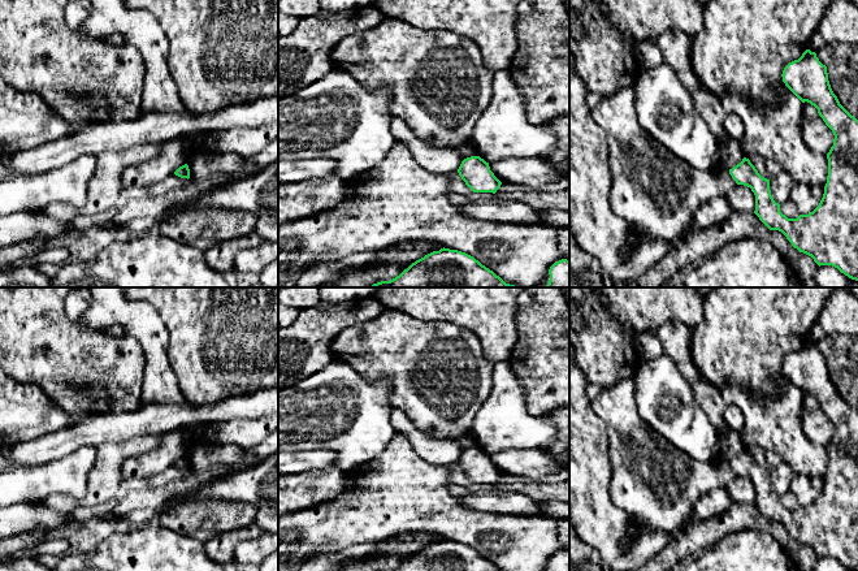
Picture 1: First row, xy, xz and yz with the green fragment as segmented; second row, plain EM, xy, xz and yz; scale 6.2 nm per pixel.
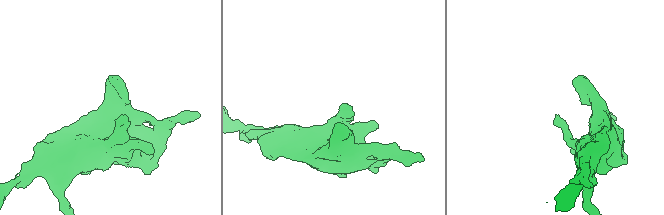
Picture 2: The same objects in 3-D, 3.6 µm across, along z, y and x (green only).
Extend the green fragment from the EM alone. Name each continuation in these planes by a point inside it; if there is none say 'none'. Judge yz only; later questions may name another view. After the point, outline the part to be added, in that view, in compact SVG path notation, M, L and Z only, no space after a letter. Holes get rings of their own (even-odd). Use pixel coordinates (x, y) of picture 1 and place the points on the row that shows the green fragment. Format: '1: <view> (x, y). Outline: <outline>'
none

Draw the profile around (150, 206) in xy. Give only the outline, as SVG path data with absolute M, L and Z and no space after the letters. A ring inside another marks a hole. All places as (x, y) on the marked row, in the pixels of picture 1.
M188 178L188 182L174 193L166 195L144 195L139 199L129 200L117 209L117 213L113 217L113 224L121 226L138 217L160 217L170 209L191 204L209 190L221 187L230 182L233 181L217 179L216 182L212 182Z

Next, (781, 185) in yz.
M780 170L770 179L770 190L774 200L780 206L790 199L794 181L785 170Z

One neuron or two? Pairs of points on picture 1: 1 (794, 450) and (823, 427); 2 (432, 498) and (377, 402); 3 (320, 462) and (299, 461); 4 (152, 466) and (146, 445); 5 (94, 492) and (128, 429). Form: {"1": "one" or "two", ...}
{"1": "two", "2": "two", "3": "one", "4": "two", "5": "two"}

